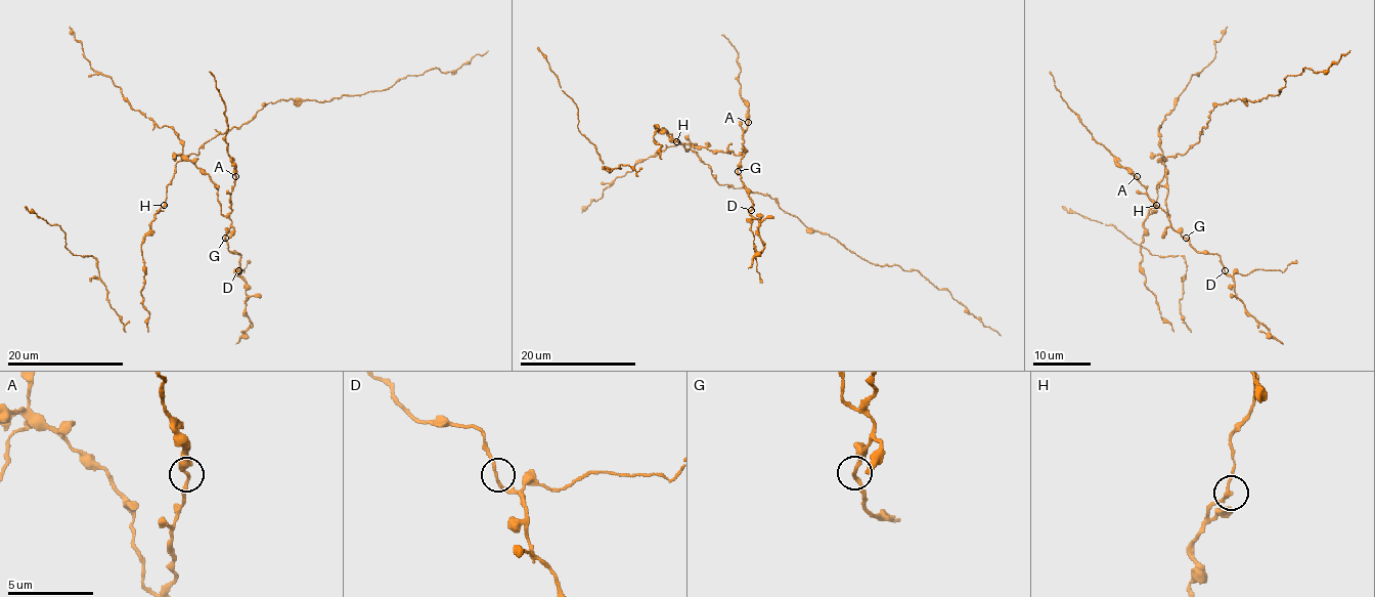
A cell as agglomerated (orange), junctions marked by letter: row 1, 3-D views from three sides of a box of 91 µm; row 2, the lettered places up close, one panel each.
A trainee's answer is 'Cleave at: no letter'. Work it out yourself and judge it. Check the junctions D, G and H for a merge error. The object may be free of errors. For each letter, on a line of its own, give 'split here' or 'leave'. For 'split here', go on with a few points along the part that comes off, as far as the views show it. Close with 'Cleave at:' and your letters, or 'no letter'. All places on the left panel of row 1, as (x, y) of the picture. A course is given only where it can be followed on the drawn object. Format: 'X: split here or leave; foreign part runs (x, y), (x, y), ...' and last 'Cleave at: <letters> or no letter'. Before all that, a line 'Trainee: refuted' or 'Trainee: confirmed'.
Trainee: confirmed
D: leave
G: leave
H: leave
Cleave at: no letter

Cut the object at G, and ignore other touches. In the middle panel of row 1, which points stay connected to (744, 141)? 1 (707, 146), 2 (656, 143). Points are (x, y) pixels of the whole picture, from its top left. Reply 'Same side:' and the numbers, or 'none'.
Same side: 1

